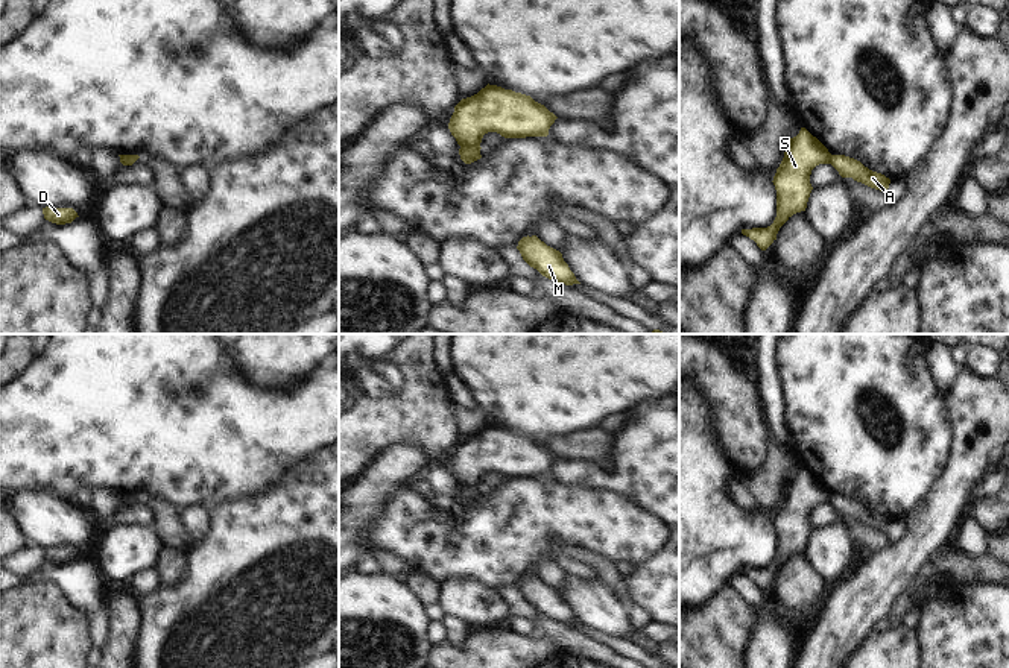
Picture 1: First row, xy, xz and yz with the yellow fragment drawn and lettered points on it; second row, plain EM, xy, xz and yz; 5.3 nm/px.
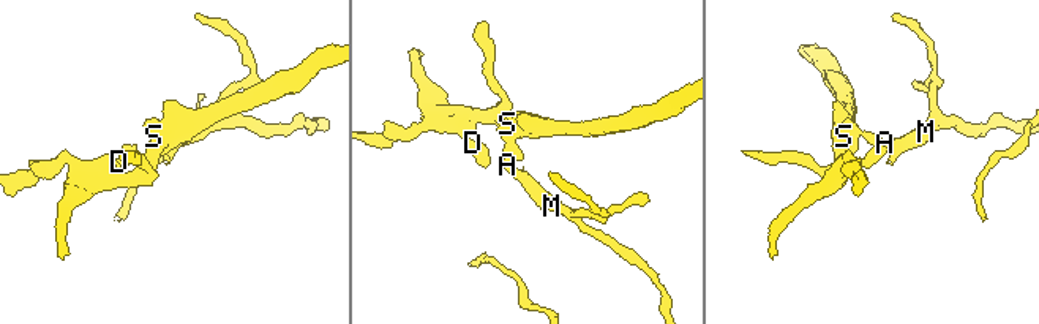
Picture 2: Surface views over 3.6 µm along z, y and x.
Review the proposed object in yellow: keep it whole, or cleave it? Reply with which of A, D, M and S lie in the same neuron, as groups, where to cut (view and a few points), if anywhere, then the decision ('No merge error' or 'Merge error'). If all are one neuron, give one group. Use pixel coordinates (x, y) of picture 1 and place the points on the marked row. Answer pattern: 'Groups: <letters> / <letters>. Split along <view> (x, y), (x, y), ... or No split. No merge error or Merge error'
Groups: A M / D S. Split along xz (461, 144), (479, 146). Merge error.

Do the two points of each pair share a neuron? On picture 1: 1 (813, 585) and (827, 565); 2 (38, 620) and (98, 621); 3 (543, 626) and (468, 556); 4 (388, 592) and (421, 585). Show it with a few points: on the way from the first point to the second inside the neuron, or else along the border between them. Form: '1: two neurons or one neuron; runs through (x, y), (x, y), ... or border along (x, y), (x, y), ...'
1: two neurons; border along (803, 551), (804, 557), (825, 583)
2: two neurons; border along (64, 594), (84, 614), (87, 638), (93, 645)
3: two neurons; border along (515, 586), (503, 586), (499, 591)
4: two neurons; border along (404, 583), (424, 604)

